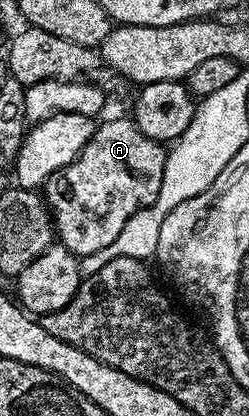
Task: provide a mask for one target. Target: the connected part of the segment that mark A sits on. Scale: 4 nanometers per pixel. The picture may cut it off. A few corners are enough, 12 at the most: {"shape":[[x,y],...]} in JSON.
{"shape":[[132,119],[98,123],[43,185],[78,258],[155,202],[166,149]]}

